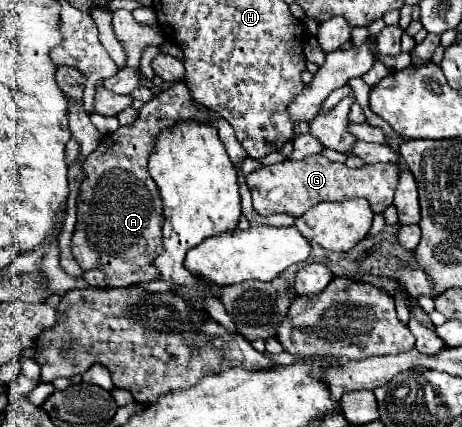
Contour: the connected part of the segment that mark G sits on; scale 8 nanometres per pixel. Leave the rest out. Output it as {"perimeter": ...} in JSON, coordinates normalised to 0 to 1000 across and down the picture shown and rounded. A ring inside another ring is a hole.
{"perimeter":[[[665,363],[652,377],[621,372],[613,382],[565,391],[535,415],[535,433],[548,457],[552,494],[574,508],[591,499],[621,499],[643,513],[690,471],[729,471],[755,461],[786,461],[803,475],[803,489],[812,499],[829,499],[833,485],[851,475],[859,405],[864,405],[864,386],[812,382],[812,386],[786,386],[777,396],[760,396],[747,382],[721,382],[699,363]]]}

